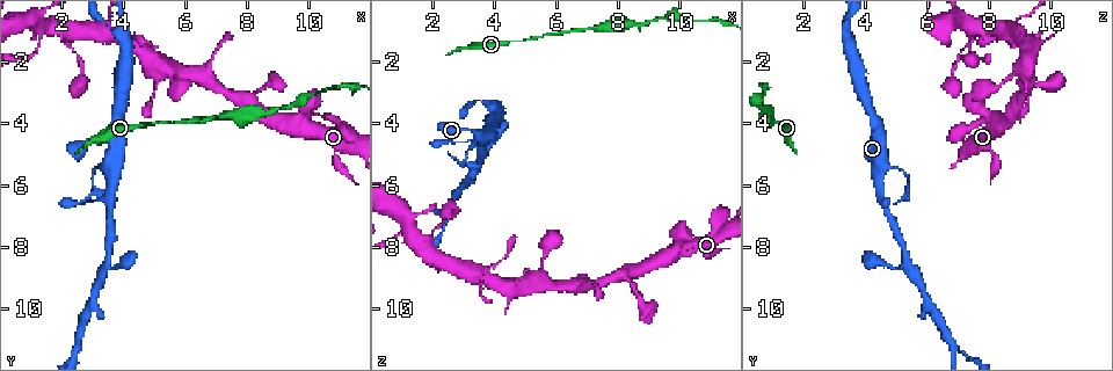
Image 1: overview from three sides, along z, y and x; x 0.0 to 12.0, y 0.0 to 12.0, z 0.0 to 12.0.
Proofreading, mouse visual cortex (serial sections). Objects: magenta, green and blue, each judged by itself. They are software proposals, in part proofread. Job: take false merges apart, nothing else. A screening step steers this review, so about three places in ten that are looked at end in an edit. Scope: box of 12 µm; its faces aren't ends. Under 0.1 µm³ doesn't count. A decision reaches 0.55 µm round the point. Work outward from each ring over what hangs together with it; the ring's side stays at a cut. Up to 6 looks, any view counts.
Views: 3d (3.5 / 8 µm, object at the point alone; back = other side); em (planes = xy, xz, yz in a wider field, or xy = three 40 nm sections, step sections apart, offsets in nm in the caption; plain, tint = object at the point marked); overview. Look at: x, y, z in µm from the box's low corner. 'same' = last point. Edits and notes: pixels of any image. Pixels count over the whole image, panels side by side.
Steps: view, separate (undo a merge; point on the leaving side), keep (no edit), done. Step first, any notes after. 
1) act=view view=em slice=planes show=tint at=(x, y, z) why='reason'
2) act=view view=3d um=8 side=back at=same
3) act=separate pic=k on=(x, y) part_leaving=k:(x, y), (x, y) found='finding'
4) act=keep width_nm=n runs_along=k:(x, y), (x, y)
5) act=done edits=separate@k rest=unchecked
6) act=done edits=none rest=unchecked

act=view view=3d um=3.5 side=back at=(3.5, 8.4, 5.4)

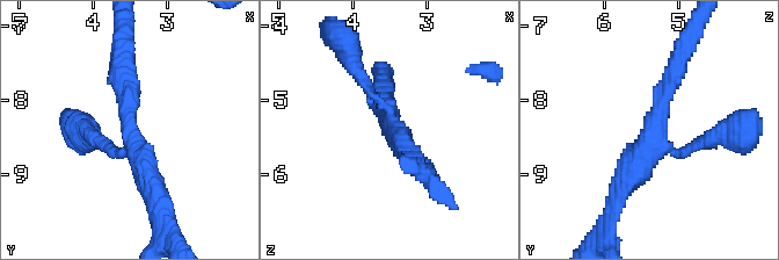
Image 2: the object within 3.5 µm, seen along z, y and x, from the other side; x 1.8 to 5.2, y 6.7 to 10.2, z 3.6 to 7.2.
act=view view=em slice=xy step=1 show=tint at=(3.50, 8.45, 5.35) arms=3 arm_widths_nm=150,300,300

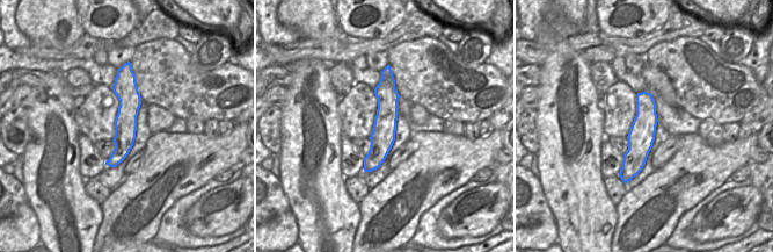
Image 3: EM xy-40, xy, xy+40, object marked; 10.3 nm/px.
act=view view=em slice=xy step=2 show=tint at=same

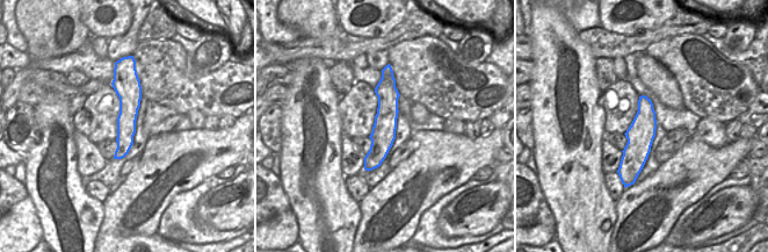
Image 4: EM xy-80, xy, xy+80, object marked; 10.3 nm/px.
act=keep runs_along=2:(679, 57), (650, 142), (618, 192) found='one cell here'

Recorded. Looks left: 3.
act=view view=3d um=3.5 at=(3.8, 1.2, 3.4) why='branch point'

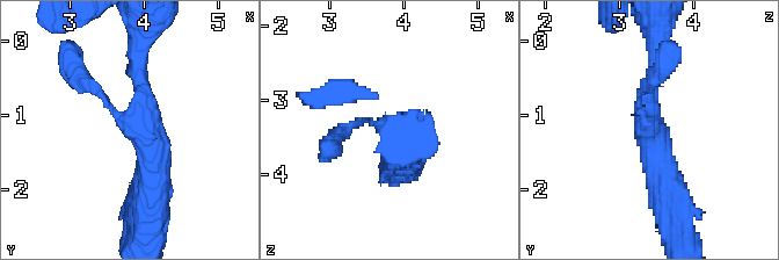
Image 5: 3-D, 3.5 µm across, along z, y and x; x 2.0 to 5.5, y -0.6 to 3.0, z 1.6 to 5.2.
act=view view=em slice=xy step=2 show=tint at=(3.85, 1.10, 3.40) arms=3 arm_widths_nm=150,200,450

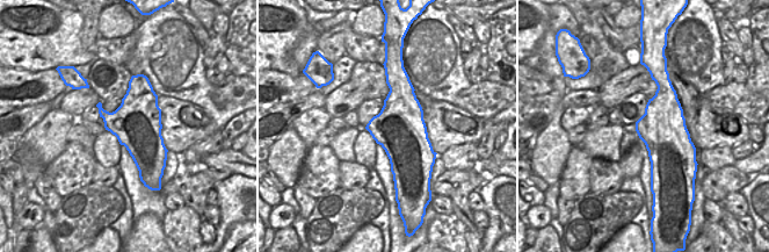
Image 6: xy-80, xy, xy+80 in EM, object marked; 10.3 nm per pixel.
act=keep found='one cell here'

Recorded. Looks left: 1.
act=done edits=none rest=unchecked

